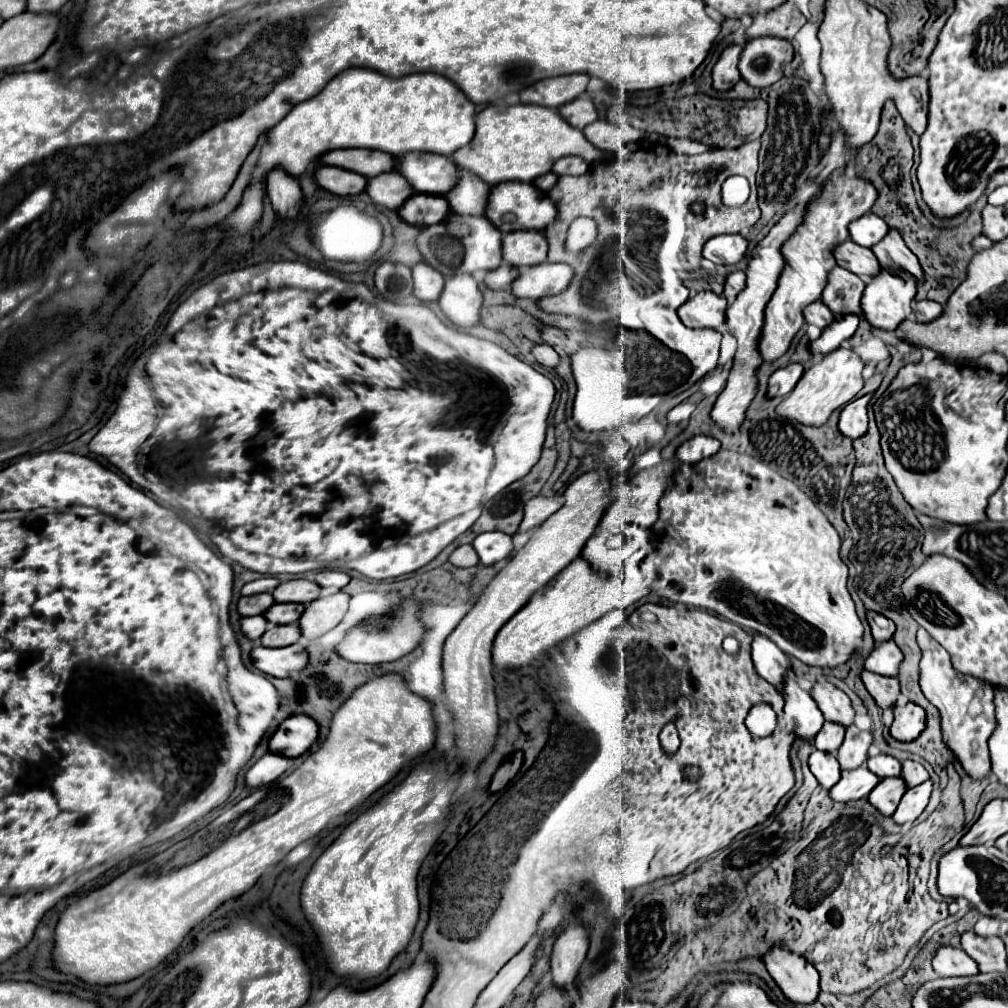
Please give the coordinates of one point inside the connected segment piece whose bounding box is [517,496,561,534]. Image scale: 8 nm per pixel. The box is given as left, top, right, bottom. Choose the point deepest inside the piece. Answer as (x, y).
(538, 509)

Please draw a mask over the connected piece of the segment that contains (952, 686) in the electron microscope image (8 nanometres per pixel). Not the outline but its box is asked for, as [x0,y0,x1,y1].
[917,628,997,780]

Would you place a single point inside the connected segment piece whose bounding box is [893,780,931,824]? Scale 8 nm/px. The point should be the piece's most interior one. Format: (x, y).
(914, 801)

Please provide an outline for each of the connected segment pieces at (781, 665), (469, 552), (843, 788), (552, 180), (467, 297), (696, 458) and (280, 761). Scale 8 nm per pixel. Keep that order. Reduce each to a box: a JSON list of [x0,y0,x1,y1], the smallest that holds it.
[[753,636,789,694],[449,544,479,568],[829,766,879,802],[533,172,557,192],[439,274,483,328],[675,436,721,464],[245,752,289,788]]

